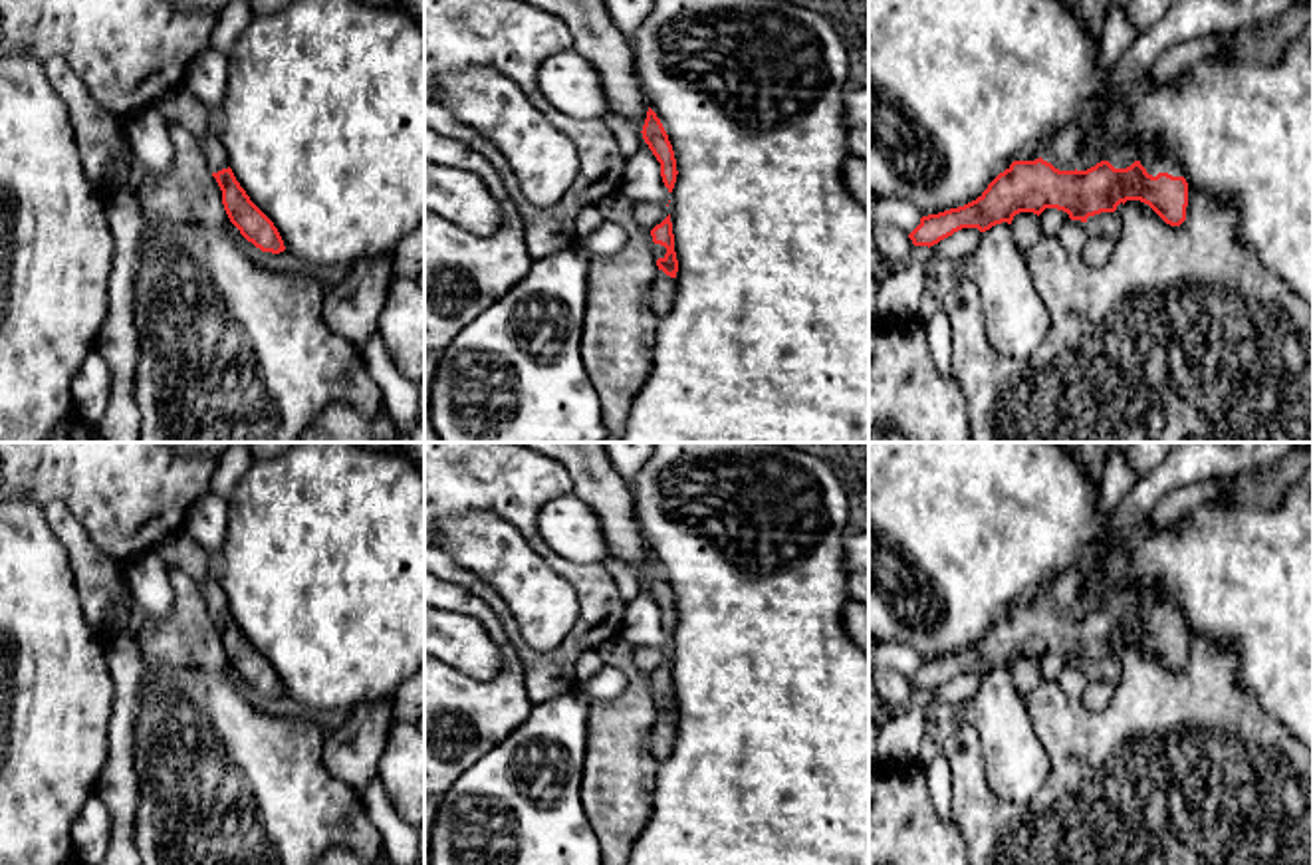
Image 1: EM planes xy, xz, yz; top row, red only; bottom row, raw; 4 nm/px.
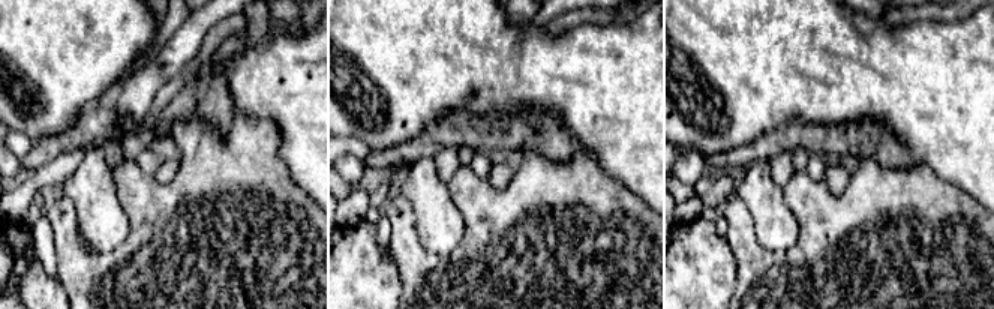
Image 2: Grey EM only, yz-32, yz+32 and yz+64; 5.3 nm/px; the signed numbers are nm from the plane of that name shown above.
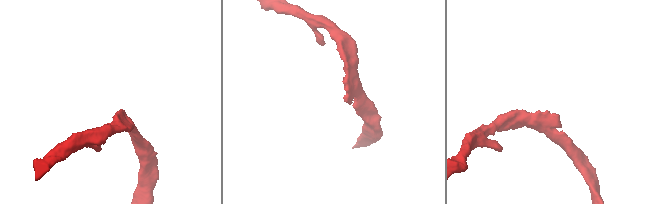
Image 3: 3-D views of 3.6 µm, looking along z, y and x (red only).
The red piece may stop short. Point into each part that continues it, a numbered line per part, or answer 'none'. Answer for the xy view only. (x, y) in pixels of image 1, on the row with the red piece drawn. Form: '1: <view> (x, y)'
1: xy (211, 143)

